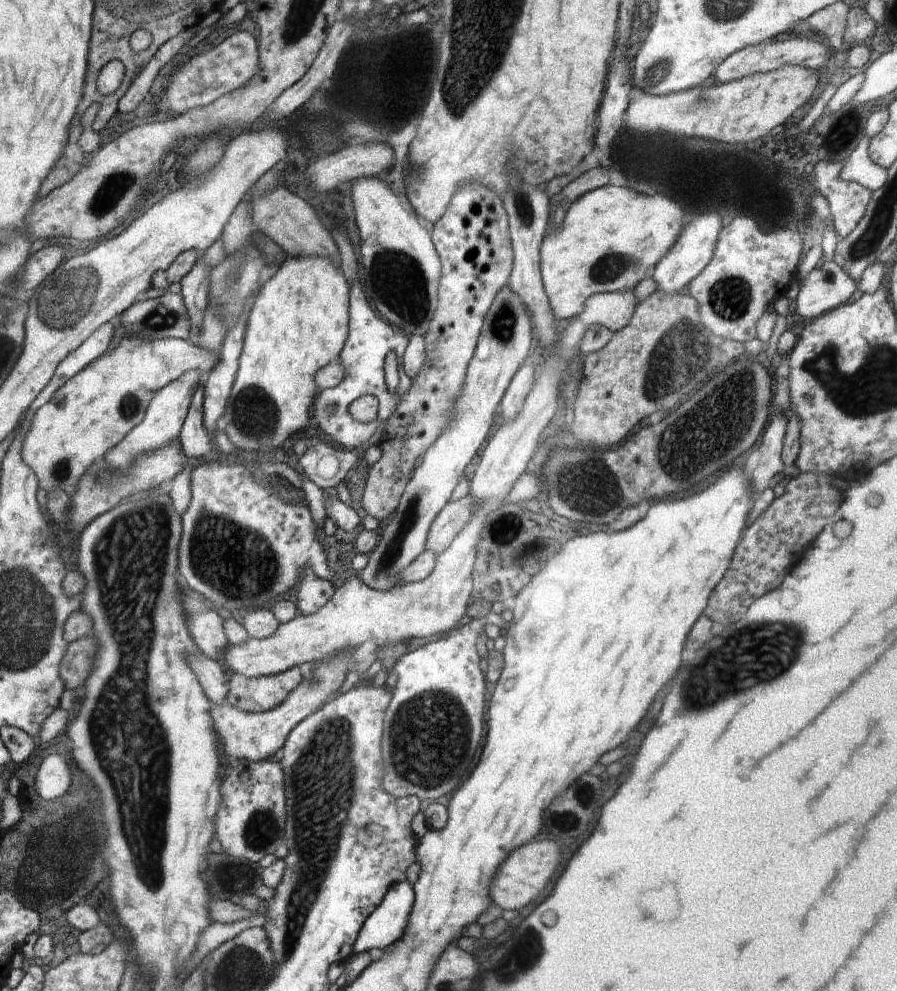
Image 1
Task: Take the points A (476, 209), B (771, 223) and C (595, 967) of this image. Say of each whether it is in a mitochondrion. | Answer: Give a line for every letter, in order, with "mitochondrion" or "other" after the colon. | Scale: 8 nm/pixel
A: other
B: mitochondrion
C: other

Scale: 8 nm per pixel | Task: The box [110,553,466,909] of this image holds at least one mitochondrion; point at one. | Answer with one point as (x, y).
(262, 829)

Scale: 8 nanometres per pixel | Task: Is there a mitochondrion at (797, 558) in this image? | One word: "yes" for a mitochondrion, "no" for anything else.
no

